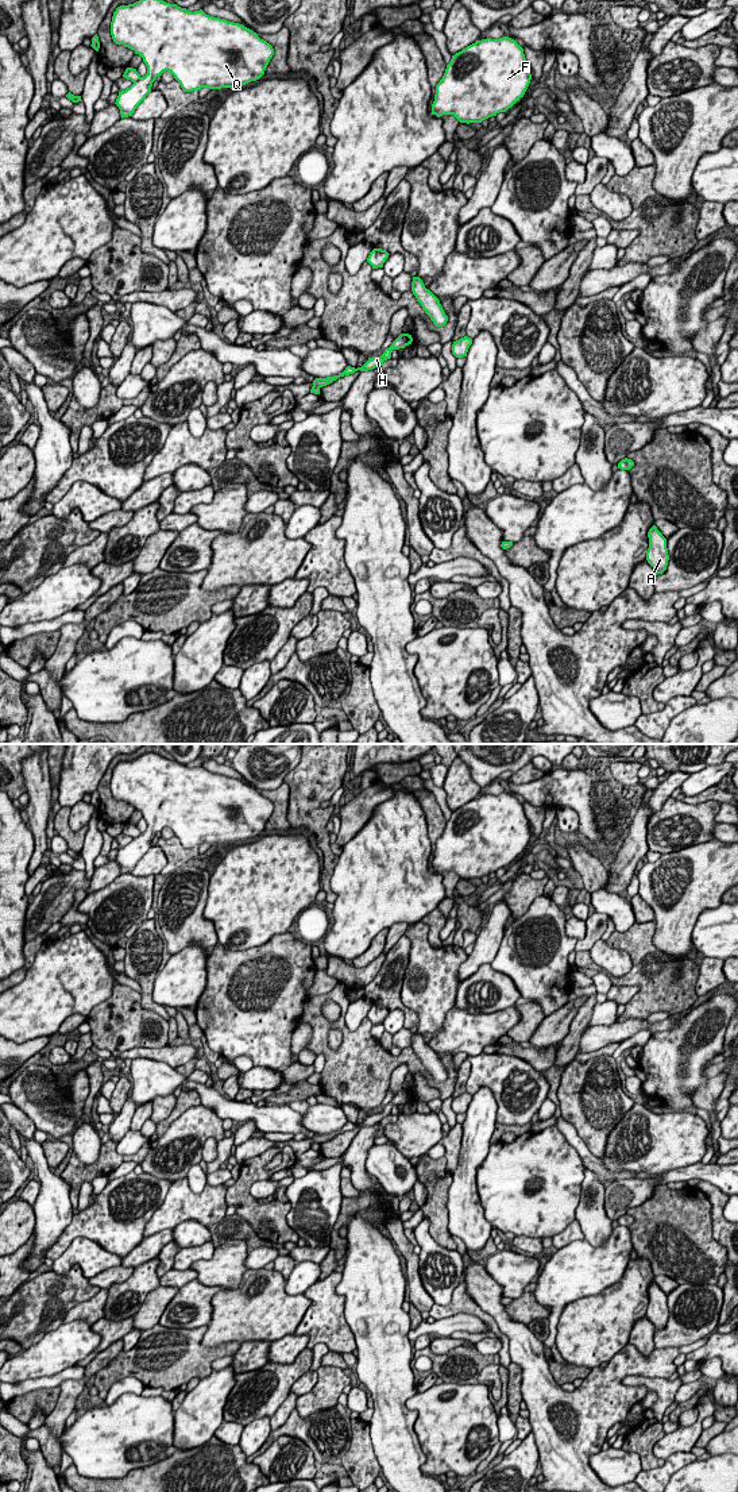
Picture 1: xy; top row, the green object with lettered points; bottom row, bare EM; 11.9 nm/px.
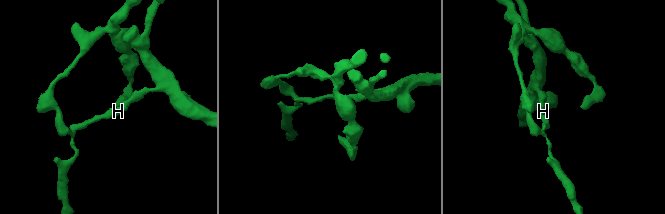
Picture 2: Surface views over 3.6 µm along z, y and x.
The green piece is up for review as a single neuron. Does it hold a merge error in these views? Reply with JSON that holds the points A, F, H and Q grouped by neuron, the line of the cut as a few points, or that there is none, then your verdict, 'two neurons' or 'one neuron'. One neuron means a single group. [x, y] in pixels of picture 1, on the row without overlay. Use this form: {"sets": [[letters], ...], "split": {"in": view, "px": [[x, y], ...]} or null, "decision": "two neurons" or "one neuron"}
{"sets": [["A", "H"], ["F", "Q"]], "split": {"in": "xy", "px": [[140, 833], [134, 839]]}, "decision": "two neurons"}

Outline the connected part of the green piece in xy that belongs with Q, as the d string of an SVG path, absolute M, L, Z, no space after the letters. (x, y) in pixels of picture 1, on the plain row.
M154 752L117 763L111 778L111 791L116 801L139 810L147 822L144 833L119 848L115 860L120 865L121 875L132 872L136 863L151 848L152 838L166 826L185 848L201 844L233 847L259 836L274 811L273 802L243 780L209 772L202 766L190 768Z

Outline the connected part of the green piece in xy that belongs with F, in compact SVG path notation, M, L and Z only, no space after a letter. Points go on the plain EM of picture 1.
M482 795L452 811L436 841L432 871L453 871L460 879L482 879L523 853L530 822L517 797Z

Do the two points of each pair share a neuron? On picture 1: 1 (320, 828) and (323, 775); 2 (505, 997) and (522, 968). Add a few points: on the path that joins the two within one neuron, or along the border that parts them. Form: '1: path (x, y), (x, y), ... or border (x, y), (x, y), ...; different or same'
1: path (315, 814), (315, 789); same
2: border (490, 964), (503, 972), (521, 995); different

